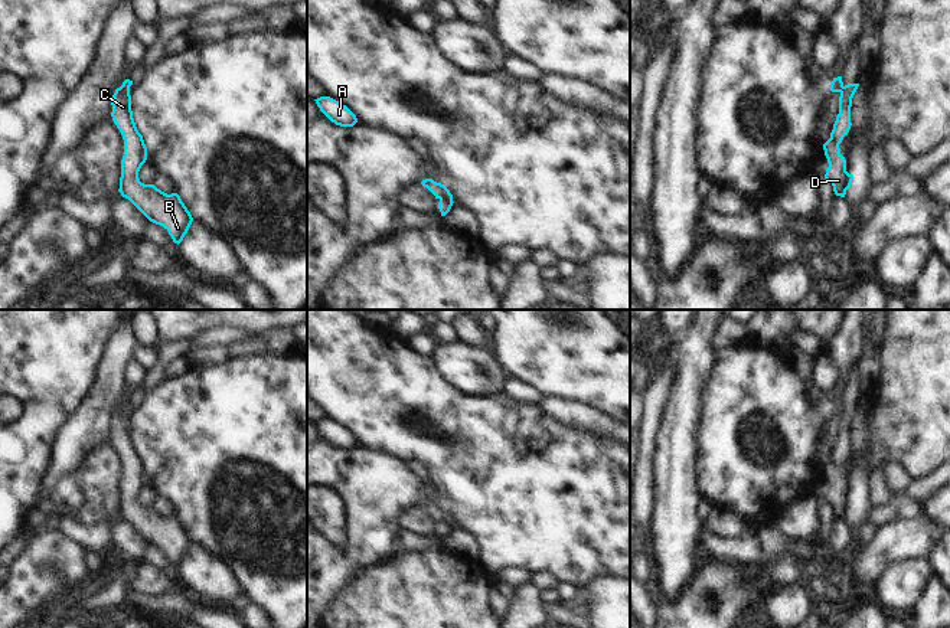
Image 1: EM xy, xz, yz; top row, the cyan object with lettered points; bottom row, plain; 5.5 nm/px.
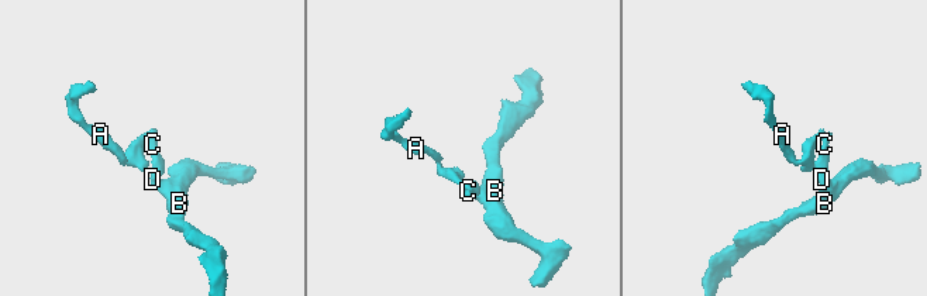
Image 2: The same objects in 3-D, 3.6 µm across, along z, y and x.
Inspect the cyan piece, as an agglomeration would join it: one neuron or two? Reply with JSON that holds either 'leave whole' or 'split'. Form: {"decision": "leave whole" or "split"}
{"decision": "split"}

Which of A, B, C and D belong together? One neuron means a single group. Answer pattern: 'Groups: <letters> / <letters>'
Groups: A / B C D.

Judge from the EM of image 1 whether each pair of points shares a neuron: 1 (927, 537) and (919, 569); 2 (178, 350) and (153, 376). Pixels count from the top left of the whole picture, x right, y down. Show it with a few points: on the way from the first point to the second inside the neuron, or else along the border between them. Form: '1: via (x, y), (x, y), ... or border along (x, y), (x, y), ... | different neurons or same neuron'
1: border along (926, 558), (897, 562), (888, 566) | different neurons
2: via (170, 353), (157, 369) | same neuron

